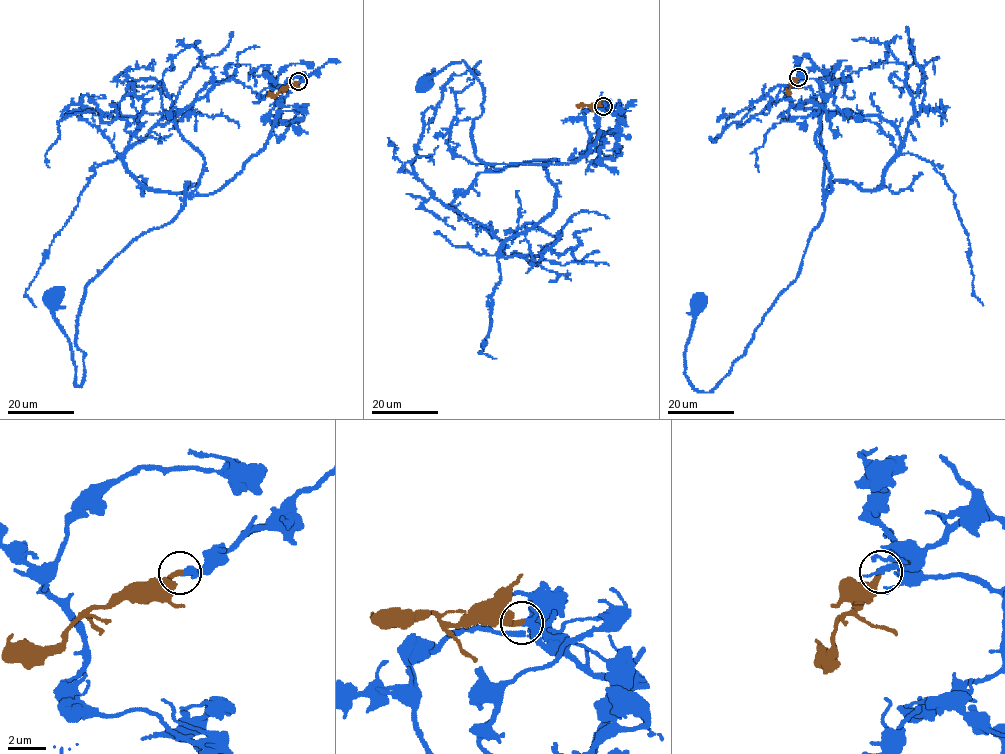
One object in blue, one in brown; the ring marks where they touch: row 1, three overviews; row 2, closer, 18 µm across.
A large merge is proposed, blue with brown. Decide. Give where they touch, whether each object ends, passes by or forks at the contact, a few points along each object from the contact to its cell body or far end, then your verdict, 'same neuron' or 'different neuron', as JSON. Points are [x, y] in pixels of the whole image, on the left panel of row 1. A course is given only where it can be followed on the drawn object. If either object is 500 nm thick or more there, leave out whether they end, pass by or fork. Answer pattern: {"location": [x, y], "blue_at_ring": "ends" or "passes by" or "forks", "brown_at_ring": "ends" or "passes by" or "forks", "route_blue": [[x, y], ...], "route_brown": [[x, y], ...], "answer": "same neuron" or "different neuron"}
{"location": [298, 81], "blue_at_ring": "passes by", "brown_at_ring": "ends", "route_blue": [[298, 81], [312, 73], [287, 81], [271, 135], [243, 169], [188, 196], [85, 288], [80, 386], [55, 296]], "route_brown": [[298, 81], [267, 96]], "answer": "same neuron"}

